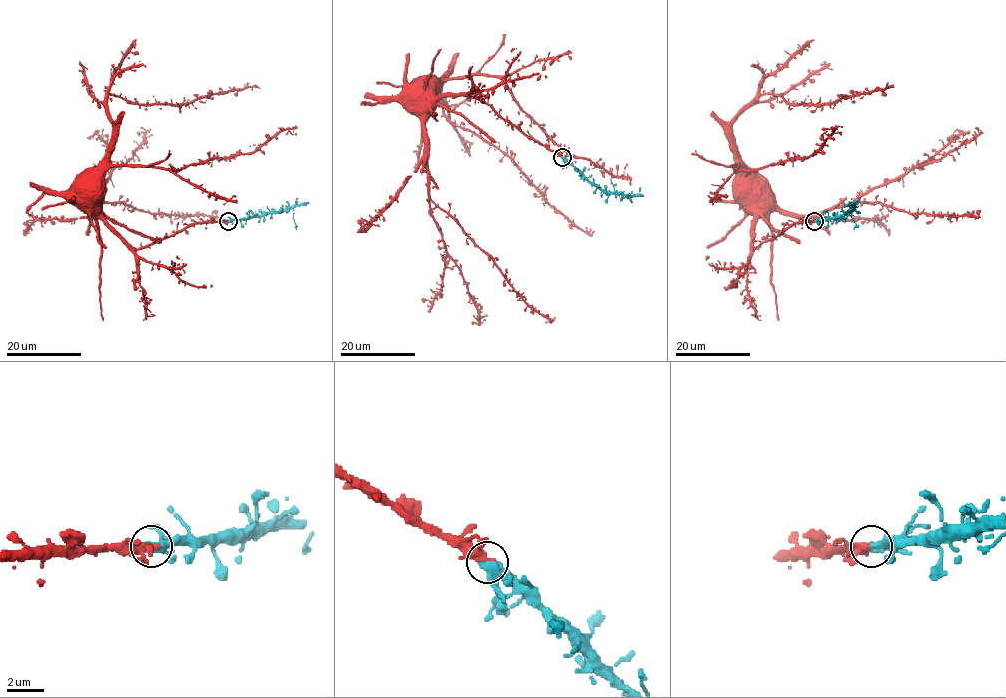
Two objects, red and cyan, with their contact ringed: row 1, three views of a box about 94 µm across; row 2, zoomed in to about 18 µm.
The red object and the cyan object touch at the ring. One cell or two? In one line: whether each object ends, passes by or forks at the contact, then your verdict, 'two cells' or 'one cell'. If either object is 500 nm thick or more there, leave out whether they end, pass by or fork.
red passes by; cyan forks there; one cell

